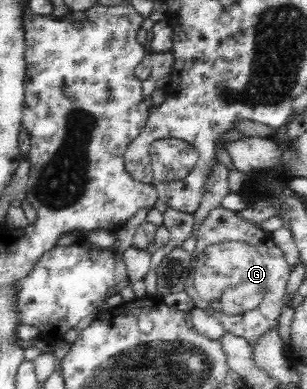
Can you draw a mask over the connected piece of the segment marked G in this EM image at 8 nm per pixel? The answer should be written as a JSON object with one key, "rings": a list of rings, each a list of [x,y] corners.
{"rings":[[[217,207],[202,221],[191,259],[197,259],[194,287],[190,281],[186,291],[194,297],[195,307],[222,323],[226,332],[242,337],[252,347],[267,332],[279,327],[291,271],[270,232],[264,232],[232,210]]]}

